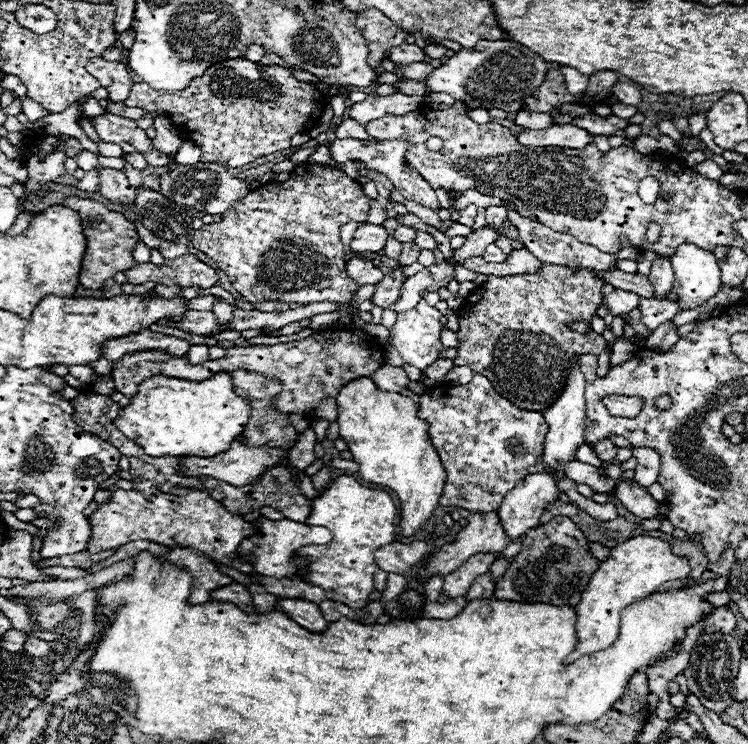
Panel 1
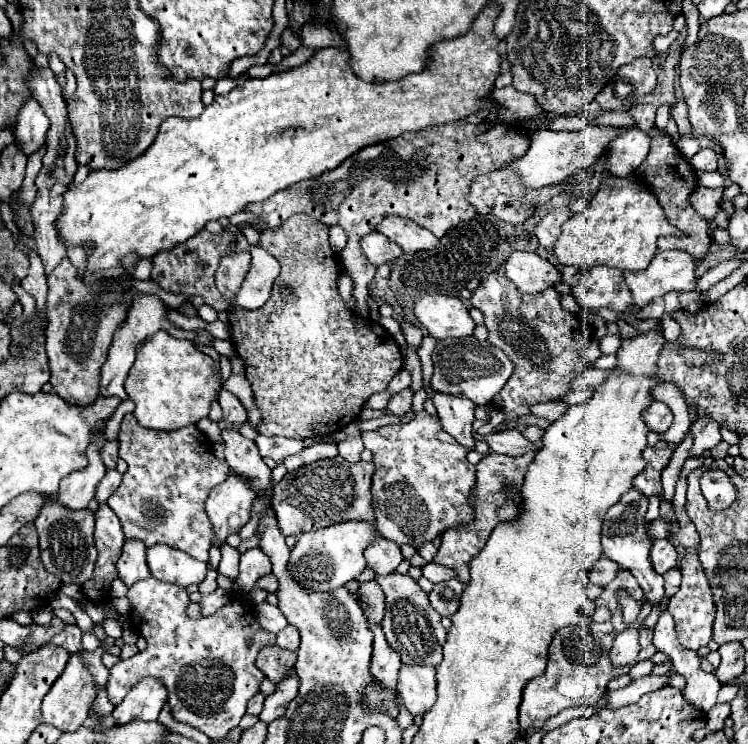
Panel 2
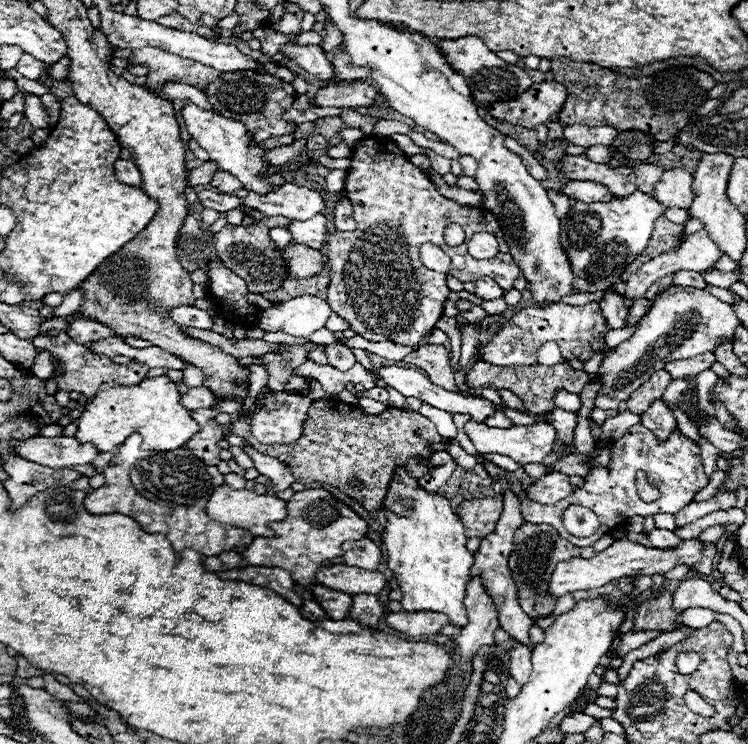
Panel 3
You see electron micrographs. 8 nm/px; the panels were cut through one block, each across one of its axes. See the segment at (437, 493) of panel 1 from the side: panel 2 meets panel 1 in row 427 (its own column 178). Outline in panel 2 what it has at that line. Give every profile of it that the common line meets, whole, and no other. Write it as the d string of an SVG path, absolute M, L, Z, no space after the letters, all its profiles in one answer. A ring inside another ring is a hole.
M156 332L147 339L138 346L136 362L124 384L136 404L134 416L138 424L152 430L178 430L208 416L210 402L220 392L220 366L200 352L194 342L178 340L166 332Z

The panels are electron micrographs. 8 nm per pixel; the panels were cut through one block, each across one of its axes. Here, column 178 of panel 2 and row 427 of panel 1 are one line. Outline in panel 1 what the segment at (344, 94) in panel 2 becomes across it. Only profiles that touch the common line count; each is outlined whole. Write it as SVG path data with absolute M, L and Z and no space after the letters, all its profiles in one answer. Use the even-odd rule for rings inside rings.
M216 374L204 382L188 382L180 378L156 376L142 382L130 404L116 418L118 430L132 438L148 456L200 456L210 458L224 452L230 442L242 434L250 406L234 394L230 374Z

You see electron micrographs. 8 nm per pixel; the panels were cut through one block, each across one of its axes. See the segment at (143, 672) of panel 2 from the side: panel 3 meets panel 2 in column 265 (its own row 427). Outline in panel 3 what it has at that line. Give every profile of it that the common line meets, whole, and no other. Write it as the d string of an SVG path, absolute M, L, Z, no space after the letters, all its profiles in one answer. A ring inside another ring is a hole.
M634 424L620 440L614 442L614 446L610 444L610 462L608 462L608 466L592 466L590 474L584 476L584 484L580 488L576 488L562 502L556 502L554 506L542 506L542 504L532 502L532 500L526 498L522 502L522 516L524 516L526 522L532 522L532 524L550 524L550 526L554 526L562 534L562 538L566 538L574 546L584 548L584 546L592 546L600 536L604 536L608 530L616 528L614 518L632 518L632 516L648 516L648 514L654 516L654 514L660 514L660 512L676 514L686 504L690 504L694 500L696 492L706 488L708 482L710 480L702 470L700 446L694 440L686 438L678 428L674 428L674 432L666 438L666 442L660 442L652 430L644 428L642 424ZM638 470L646 472L646 478L648 478L650 484L658 486L660 498L656 502L646 504L646 502L640 500L640 496L636 492L636 472ZM570 504L586 506L600 518L600 526L592 536L576 538L576 536L566 532L566 528L562 526L560 516Z

